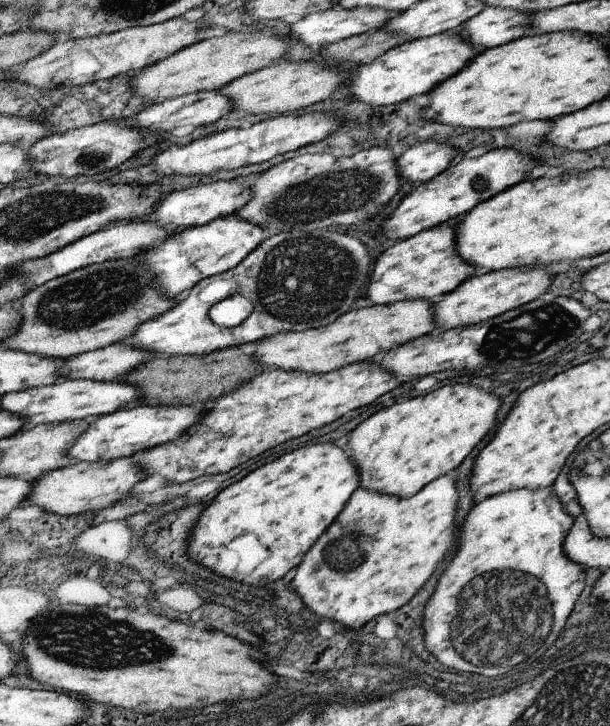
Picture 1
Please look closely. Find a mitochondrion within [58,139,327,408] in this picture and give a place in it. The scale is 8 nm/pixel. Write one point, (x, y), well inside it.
(97, 159)

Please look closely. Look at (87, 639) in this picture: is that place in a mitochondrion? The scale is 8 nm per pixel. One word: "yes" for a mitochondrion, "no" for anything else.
yes

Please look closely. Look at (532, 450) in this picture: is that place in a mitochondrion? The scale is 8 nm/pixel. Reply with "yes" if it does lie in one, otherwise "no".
no

